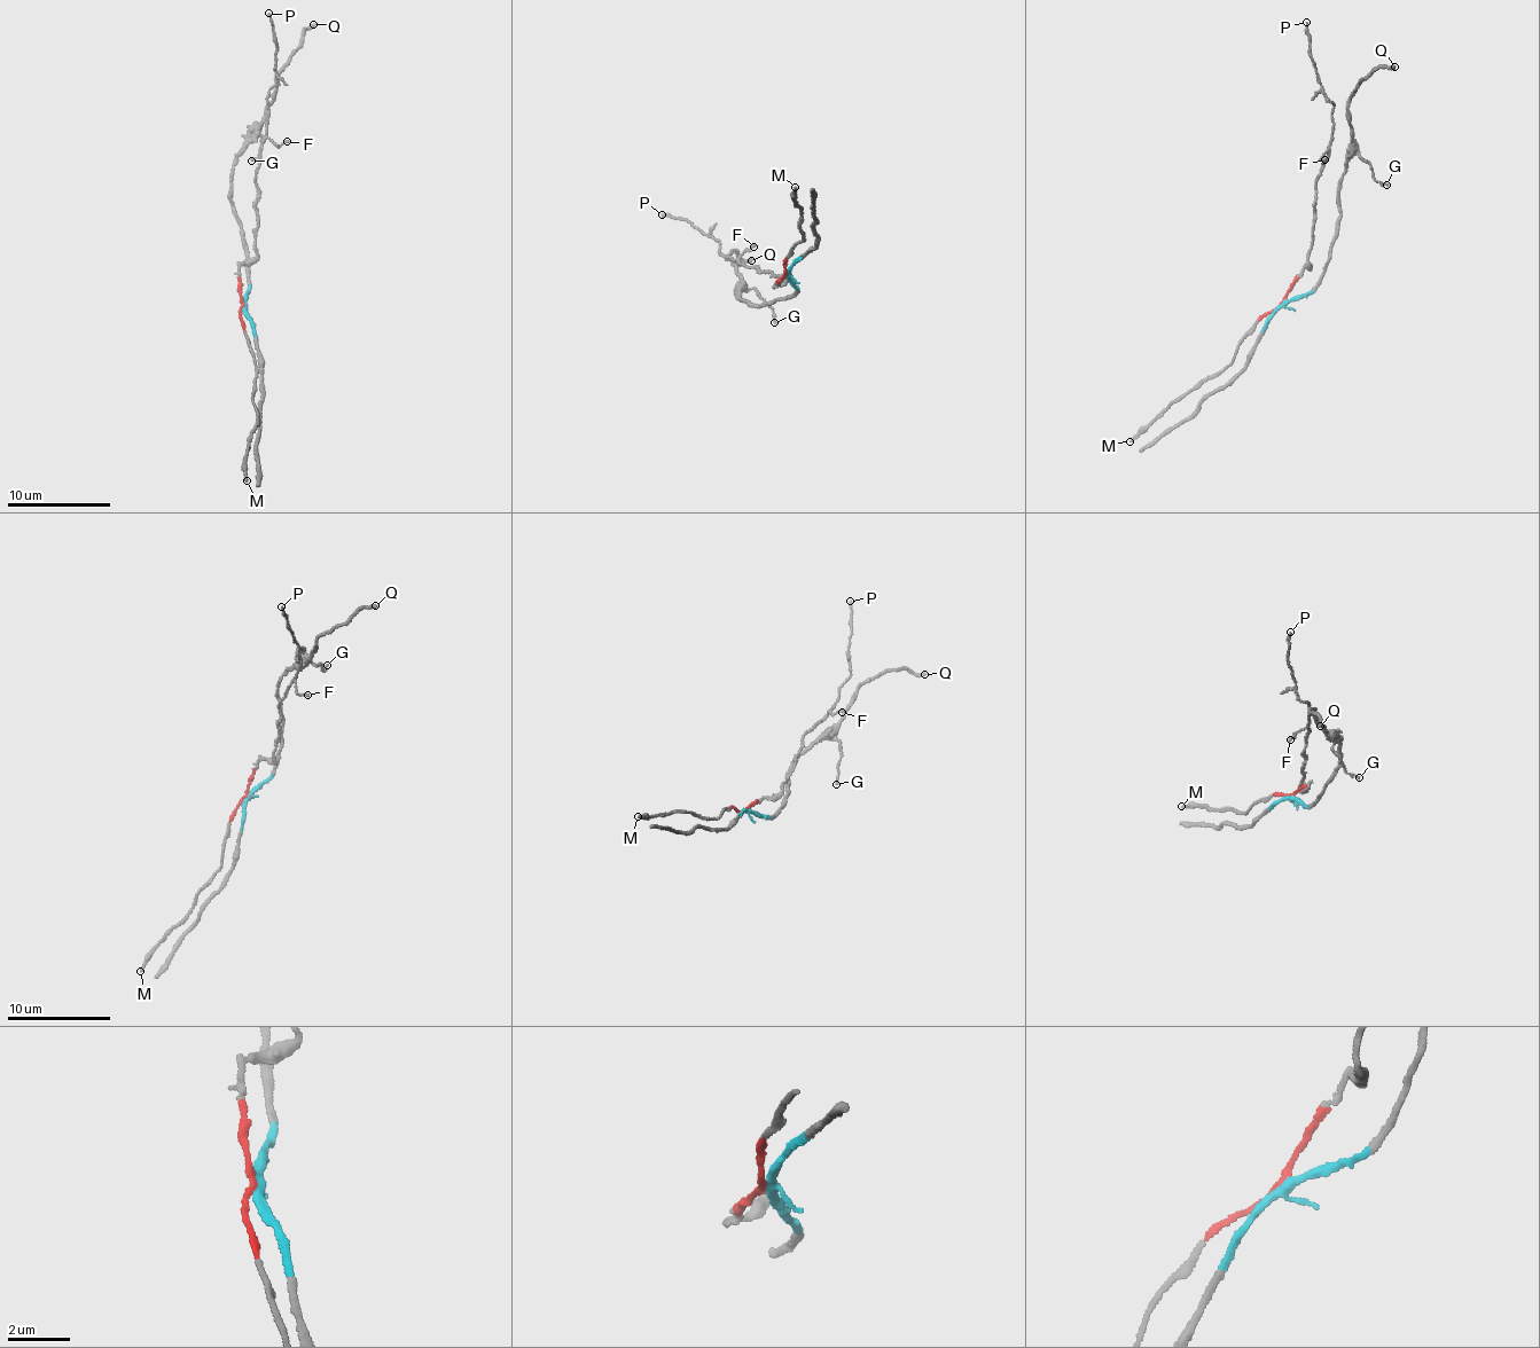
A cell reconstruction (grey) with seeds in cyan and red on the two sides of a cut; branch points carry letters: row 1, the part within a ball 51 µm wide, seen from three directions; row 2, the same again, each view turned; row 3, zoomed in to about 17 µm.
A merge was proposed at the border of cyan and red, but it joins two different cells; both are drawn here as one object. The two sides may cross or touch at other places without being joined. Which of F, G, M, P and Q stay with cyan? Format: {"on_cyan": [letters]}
{"on_cyan": ["G", "Q"]}

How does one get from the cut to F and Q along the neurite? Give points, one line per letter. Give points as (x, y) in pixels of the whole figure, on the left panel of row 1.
F: (243, 307), (237, 276), (241, 264), (257, 256), (257, 171), (262, 143), (270, 139), (276, 145), (287, 141)
Q: (243, 307), (250, 285), (241, 221), (233, 208), (231, 167), (251, 126), (265, 115), (275, 78), (313, 23)

